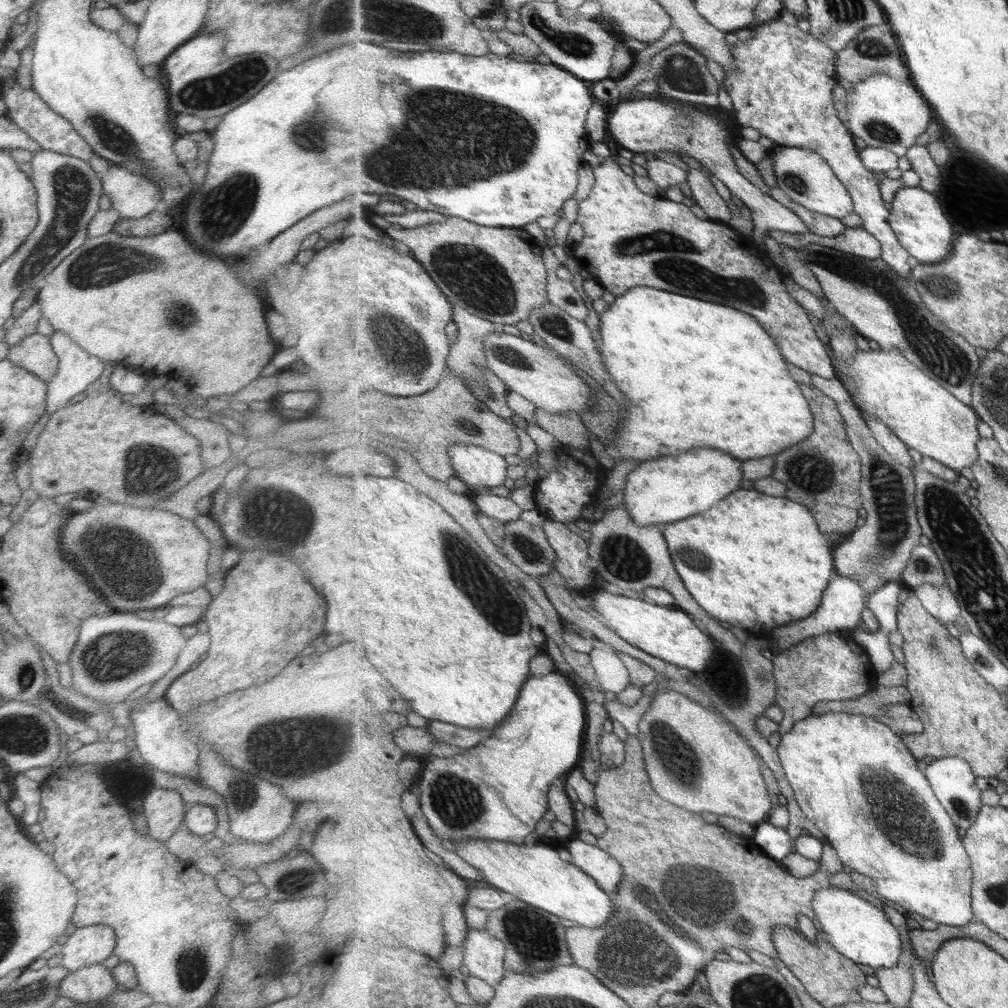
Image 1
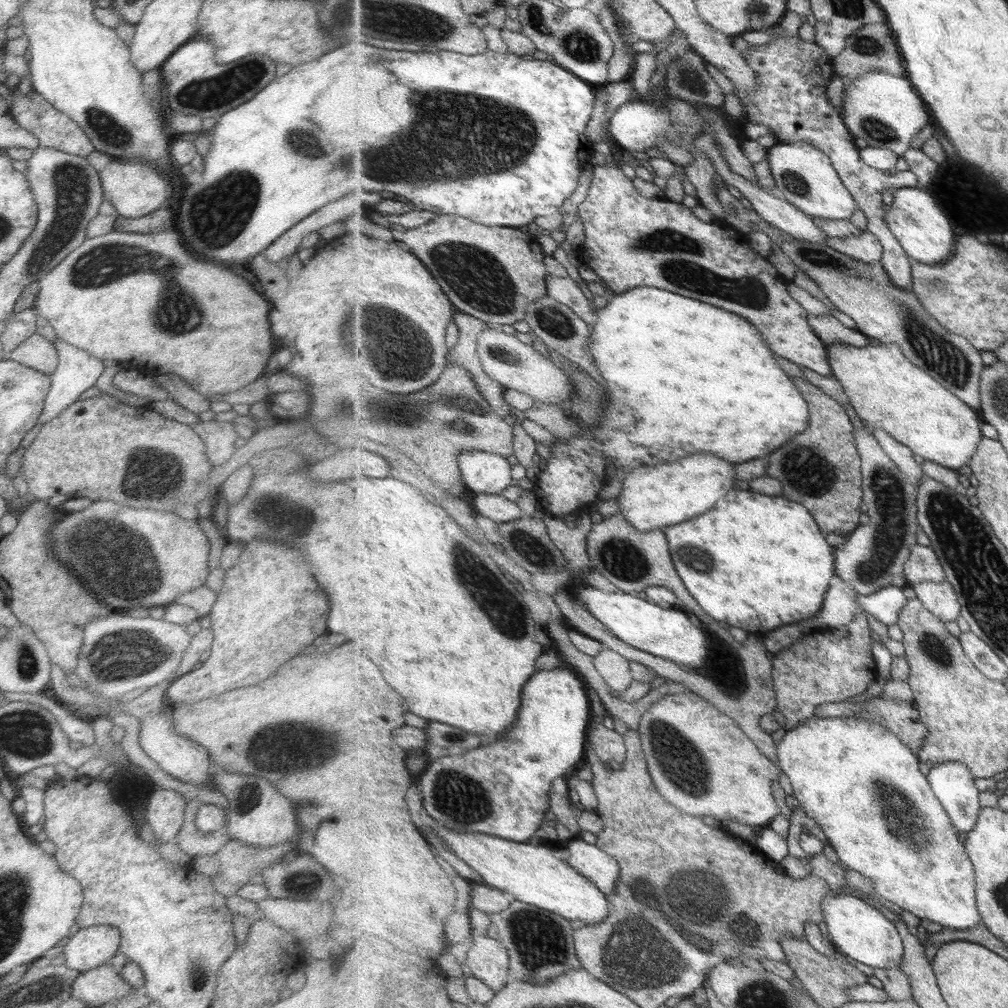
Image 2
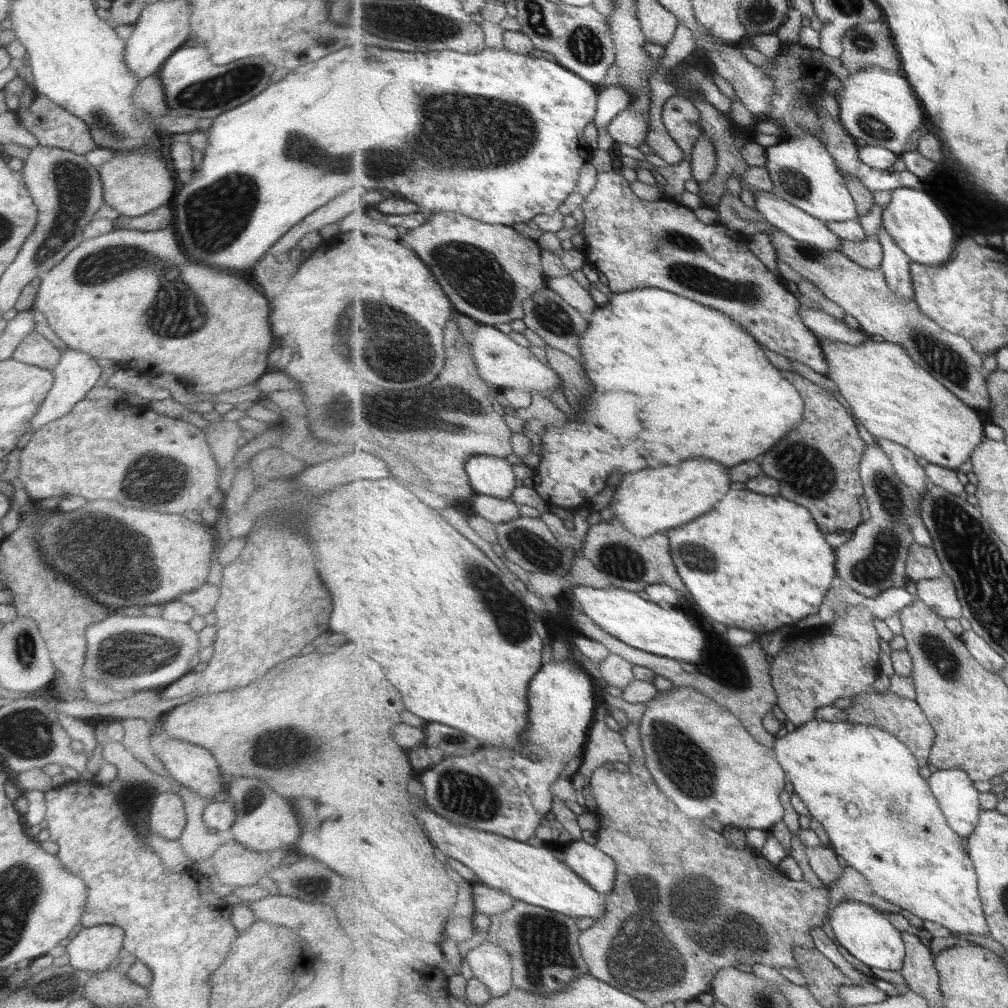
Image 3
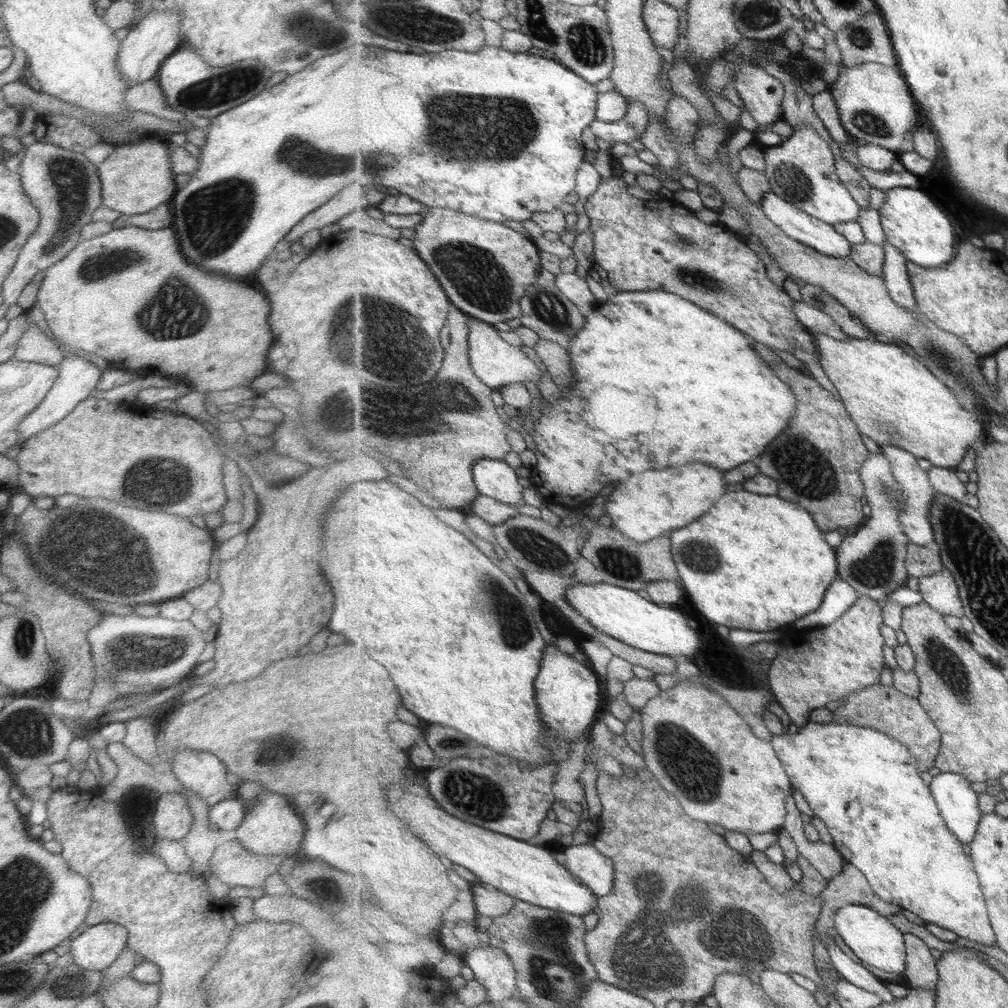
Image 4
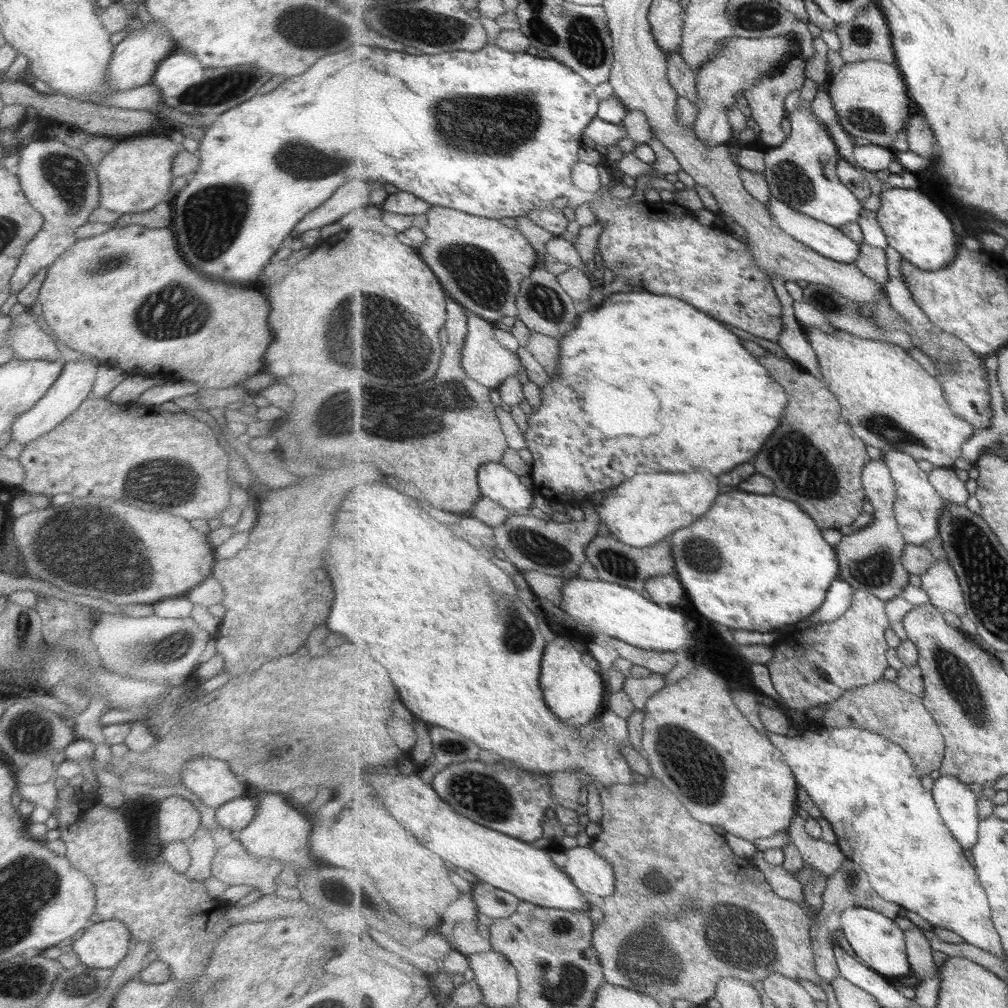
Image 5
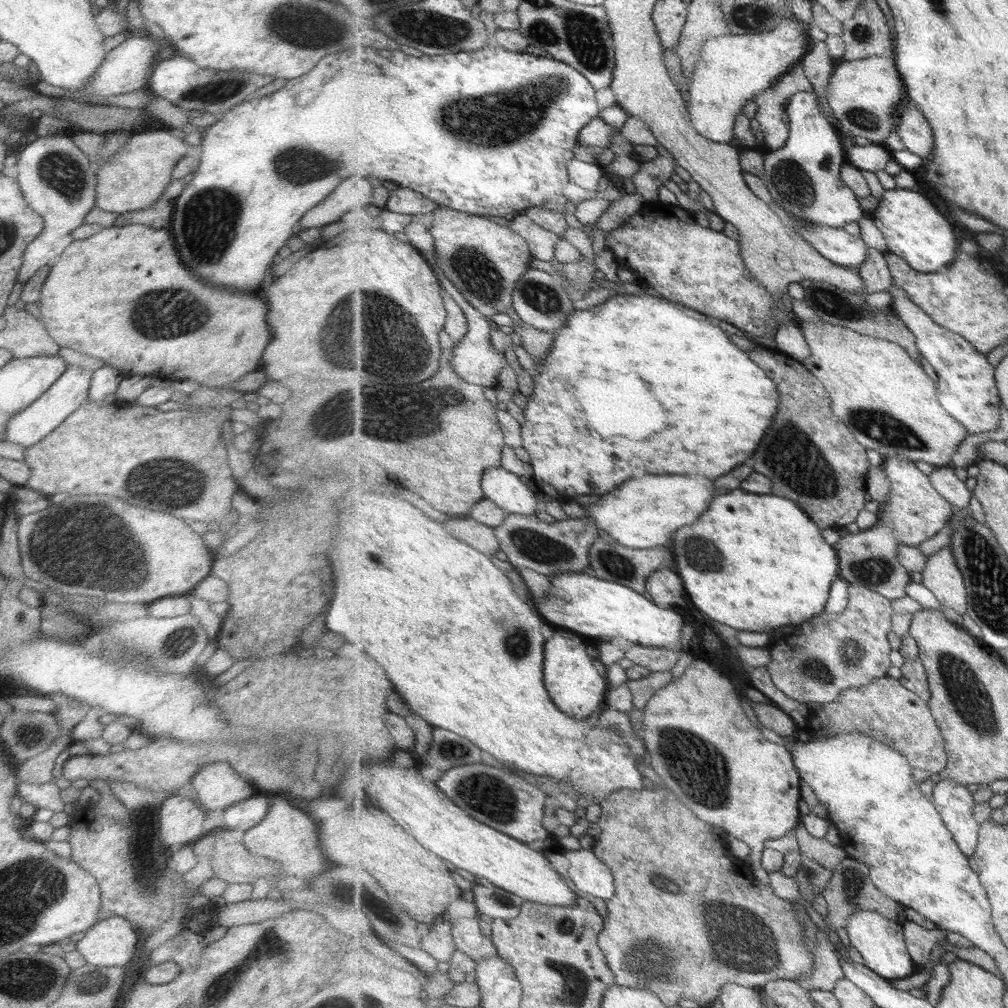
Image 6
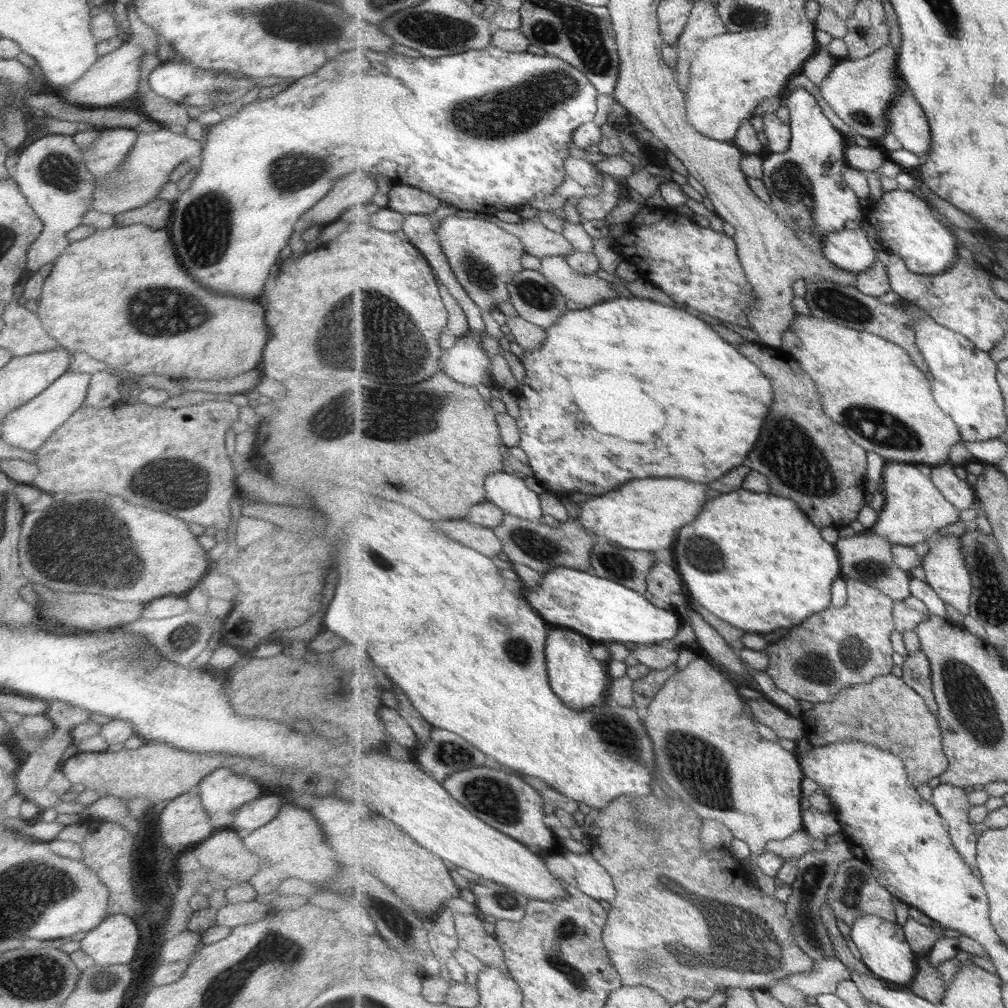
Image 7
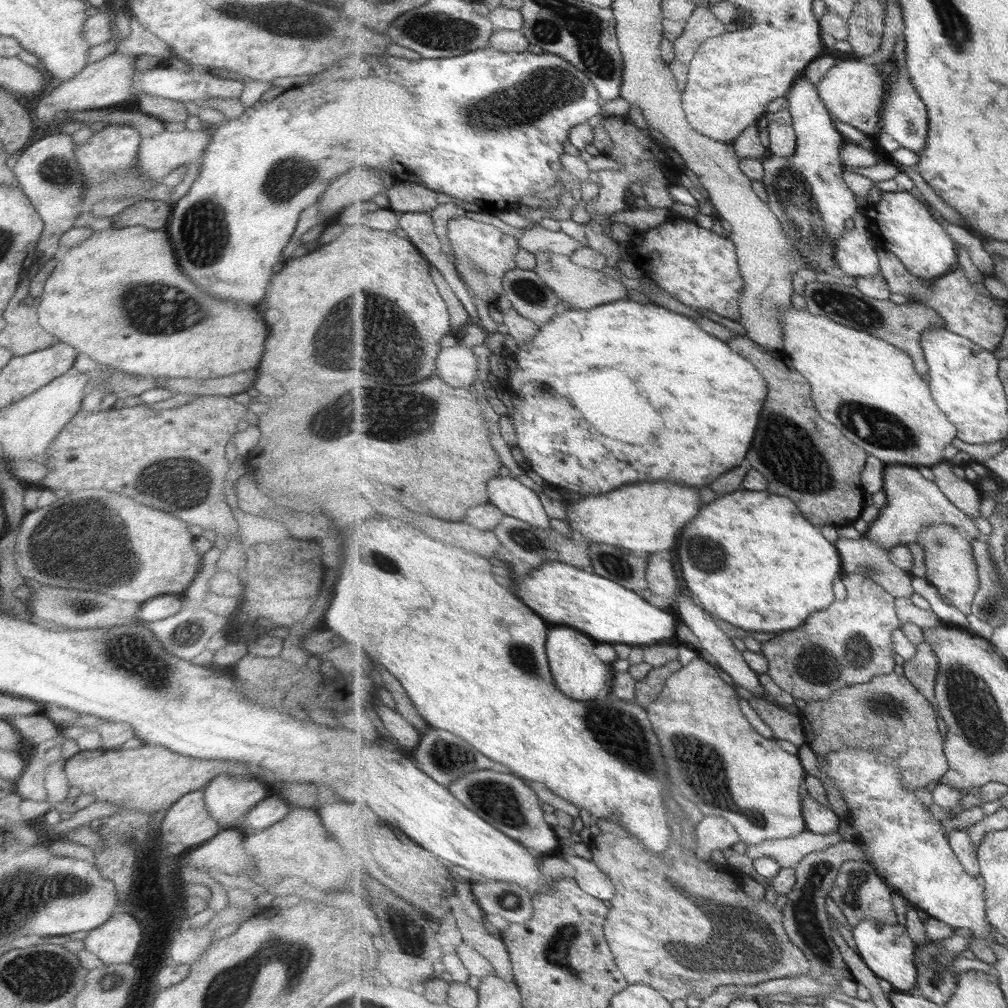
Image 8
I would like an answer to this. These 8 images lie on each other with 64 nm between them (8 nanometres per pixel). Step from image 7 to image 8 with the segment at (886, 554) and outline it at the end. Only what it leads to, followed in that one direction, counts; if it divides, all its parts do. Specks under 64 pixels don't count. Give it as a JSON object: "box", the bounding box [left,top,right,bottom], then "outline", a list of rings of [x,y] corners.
{"box":[835,536,913,598],"outline":[[[863,536],[859,540],[839,538],[835,544],[840,551],[844,573],[860,574],[881,585],[897,598],[913,596],[913,576],[892,561],[885,546]]]}

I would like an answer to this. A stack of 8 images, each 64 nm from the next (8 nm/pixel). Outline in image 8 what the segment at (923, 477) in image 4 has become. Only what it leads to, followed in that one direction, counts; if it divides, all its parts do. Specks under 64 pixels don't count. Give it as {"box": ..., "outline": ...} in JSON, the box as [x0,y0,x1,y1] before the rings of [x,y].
{"box":[864,465,982,551],"outline":[[[905,465],[885,466],[883,482],[883,492],[886,494],[888,502],[885,507],[881,508],[877,520],[869,524],[864,536],[877,542],[879,546],[885,546],[885,550],[890,551],[894,546],[917,542],[923,527],[939,525],[939,523],[952,524],[958,529],[963,528],[970,541],[982,536],[974,518],[969,518],[969,515],[951,503],[941,491],[941,488],[933,481],[923,478],[916,467]]]}

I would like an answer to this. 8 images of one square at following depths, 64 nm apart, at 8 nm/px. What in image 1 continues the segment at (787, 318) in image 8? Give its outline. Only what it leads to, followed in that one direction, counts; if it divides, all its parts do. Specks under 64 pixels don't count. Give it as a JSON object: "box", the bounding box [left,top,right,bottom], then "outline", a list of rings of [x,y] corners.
{"box":[833,349,980,473],"outline":[[[880,349],[863,351],[859,350],[852,358],[852,362],[842,362],[833,359],[837,377],[842,374],[854,383],[854,402],[863,416],[874,417],[885,424],[895,435],[899,436],[908,447],[915,449],[921,456],[930,456],[952,468],[958,473],[963,468],[972,468],[977,461],[979,451],[978,442],[980,416],[973,407],[961,402],[951,391],[946,390],[936,379],[925,374],[919,367],[914,366],[901,351],[883,351]]]}

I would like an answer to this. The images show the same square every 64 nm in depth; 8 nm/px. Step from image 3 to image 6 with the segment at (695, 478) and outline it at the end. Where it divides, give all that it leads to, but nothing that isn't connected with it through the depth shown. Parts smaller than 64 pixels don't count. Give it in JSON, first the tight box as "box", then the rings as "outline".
{"box":[587,476,715,549],"outline":[[[643,476],[625,482],[625,486],[615,492],[604,495],[596,503],[587,506],[588,516],[597,528],[604,530],[615,541],[629,548],[647,549],[657,546],[669,546],[676,532],[684,526],[695,524],[699,516],[711,505],[715,492],[715,482],[707,478],[691,478],[691,476]]]}

